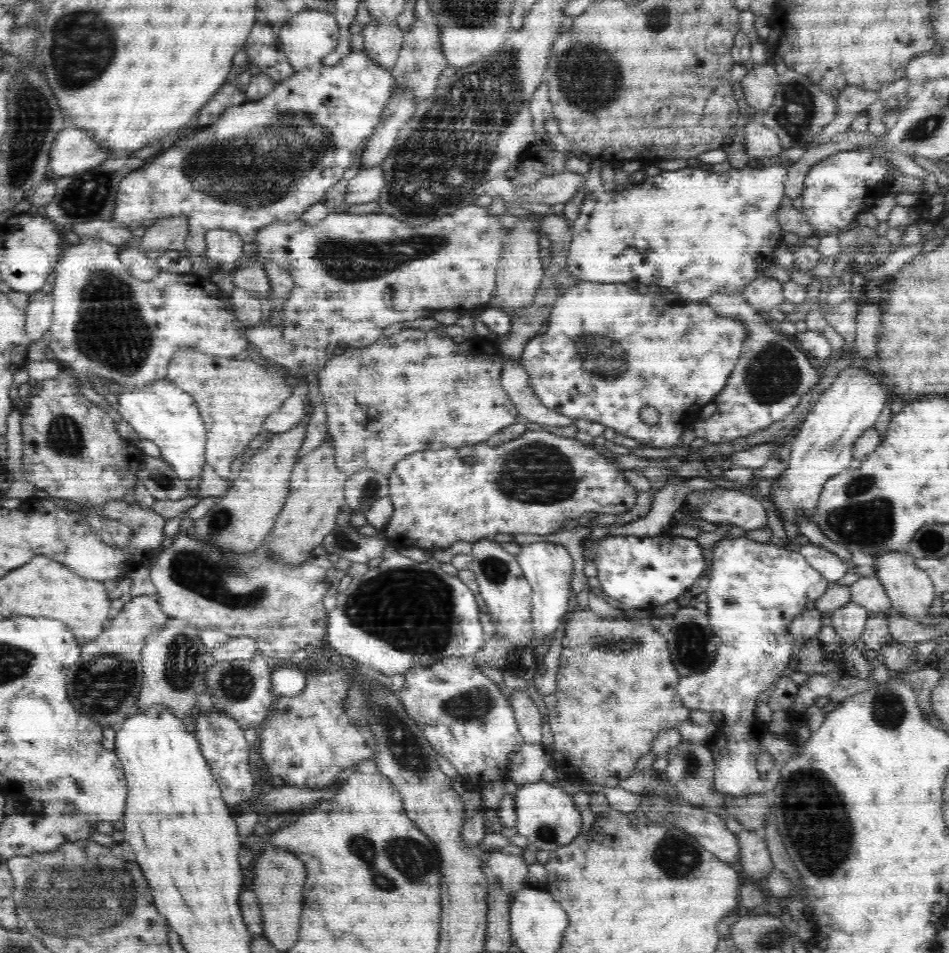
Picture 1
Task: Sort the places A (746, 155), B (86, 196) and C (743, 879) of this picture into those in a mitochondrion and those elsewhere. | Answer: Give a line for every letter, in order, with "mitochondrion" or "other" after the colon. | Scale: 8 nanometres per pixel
A: other
B: mitochondrion
C: other

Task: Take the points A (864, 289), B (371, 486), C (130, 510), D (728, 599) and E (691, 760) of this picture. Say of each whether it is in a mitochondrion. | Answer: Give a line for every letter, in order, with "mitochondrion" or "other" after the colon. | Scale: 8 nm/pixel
A: other
B: mitochondrion
C: other
D: mitochondrion
E: mitochondrion

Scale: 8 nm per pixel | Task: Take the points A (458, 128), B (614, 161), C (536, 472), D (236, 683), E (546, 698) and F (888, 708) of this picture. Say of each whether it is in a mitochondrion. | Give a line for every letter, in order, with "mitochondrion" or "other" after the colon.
A: mitochondrion
B: other
C: mitochondrion
D: mitochondrion
E: other
F: mitochondrion

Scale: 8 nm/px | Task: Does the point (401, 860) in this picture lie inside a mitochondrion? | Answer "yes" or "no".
yes

